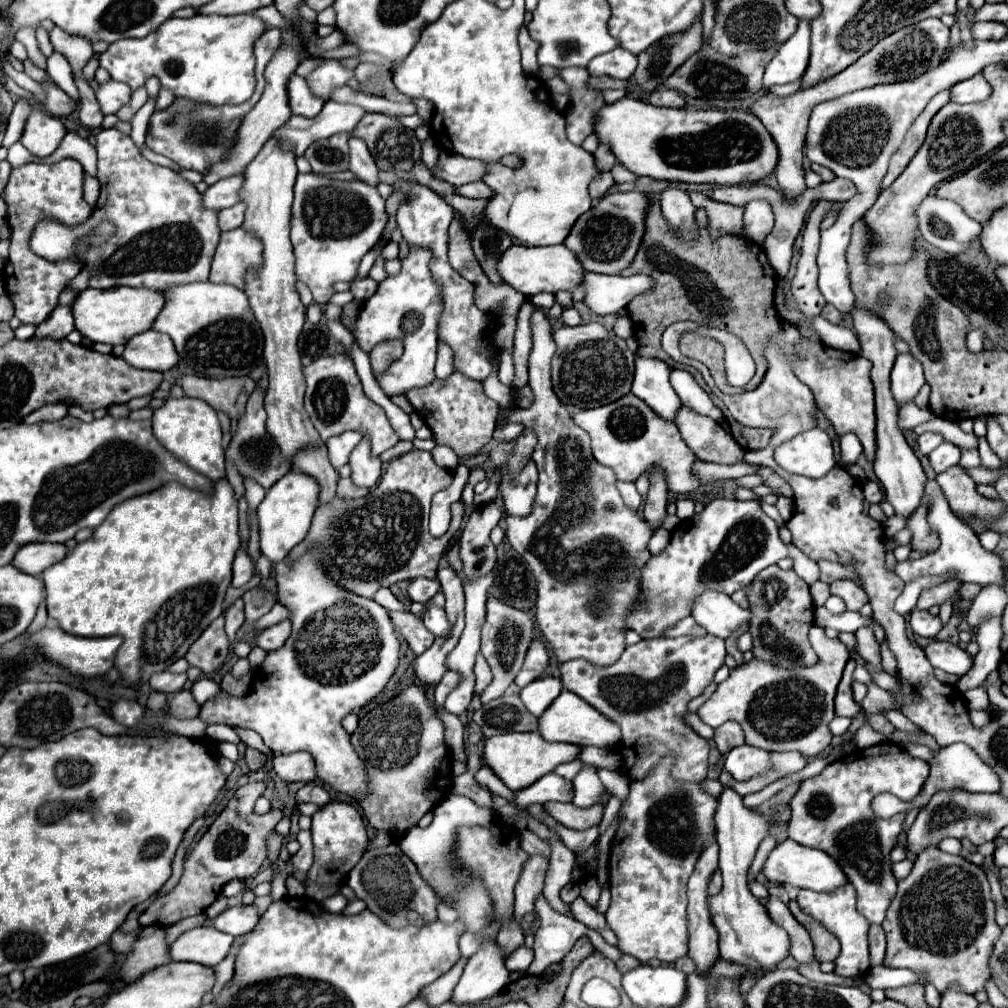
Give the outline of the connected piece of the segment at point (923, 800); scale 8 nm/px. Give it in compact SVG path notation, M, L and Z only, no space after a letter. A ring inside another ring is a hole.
M952 744L952 746L944 746L940 748L938 752L932 752L928 746L908 746L908 750L912 752L916 757L926 760L930 764L930 776L928 780L924 782L920 794L908 804L908 812L914 810L914 808L922 808L930 802L930 798L936 794L936 792L942 792L942 790L966 790L966 792L998 792L1000 788L1000 782L998 782L998 776L994 774L994 770L990 766L986 766L978 754L968 748L968 746L960 746L960 744Z

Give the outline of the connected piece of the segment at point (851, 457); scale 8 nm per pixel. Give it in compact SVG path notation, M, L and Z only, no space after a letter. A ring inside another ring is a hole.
M846 434L840 438L840 466L850 466L856 464L858 456L862 454L862 444L854 434Z

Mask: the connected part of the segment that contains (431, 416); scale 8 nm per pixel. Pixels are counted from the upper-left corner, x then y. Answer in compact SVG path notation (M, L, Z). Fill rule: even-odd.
M460 372L448 376L442 382L434 380L426 388L414 388L406 394L406 398L416 412L424 412L420 416L432 428L436 444L450 446L462 458L480 454L480 448L492 438L492 432L496 428L494 420L500 412L498 404L484 394L482 382L470 380Z

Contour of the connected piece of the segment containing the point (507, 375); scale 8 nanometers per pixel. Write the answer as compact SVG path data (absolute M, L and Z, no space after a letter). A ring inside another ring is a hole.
M504 348L500 352L500 372L498 372L498 378L502 384L508 384L512 386L512 380L514 380L514 358L512 358L512 348Z

